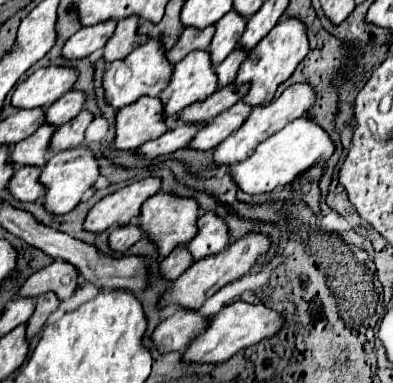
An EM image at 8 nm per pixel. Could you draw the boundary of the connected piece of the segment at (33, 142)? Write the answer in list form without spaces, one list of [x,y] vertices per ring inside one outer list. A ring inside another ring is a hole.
[[[40,126],[32,136],[14,144],[10,152],[10,162],[14,164],[30,164],[30,166],[44,166],[50,154],[50,136],[54,136],[54,126]]]

